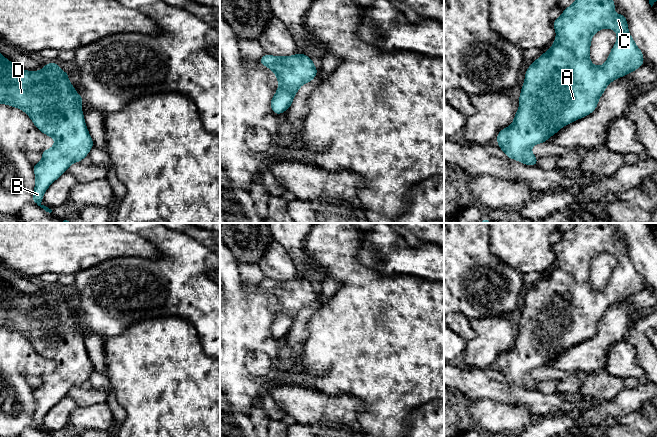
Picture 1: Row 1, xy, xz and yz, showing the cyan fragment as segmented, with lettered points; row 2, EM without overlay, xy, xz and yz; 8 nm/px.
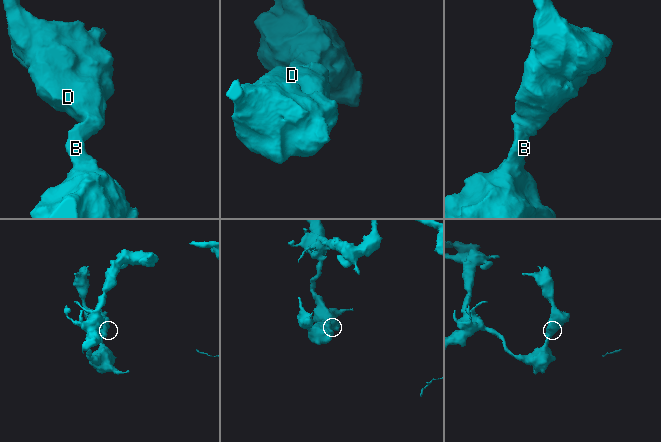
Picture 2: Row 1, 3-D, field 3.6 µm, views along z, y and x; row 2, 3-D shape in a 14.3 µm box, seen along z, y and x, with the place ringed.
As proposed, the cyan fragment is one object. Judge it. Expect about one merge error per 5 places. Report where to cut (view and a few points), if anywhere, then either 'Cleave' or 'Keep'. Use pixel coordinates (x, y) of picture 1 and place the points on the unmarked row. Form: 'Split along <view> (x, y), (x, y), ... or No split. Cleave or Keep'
No split. Keep

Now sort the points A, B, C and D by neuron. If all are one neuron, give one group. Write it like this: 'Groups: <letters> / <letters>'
Groups: A B C D

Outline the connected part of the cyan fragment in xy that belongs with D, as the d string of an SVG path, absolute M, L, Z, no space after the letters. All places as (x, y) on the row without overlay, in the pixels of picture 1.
M0 277L0 328L23 334L39 355L55 364L52 372L41 376L42 385L32 390L36 401L32 425L49 437L52 434L41 428L45 415L70 389L88 380L94 370L82 336L84 323L75 315L68 300L69 297L62 295L57 286L46 287L39 295L26 295Z

